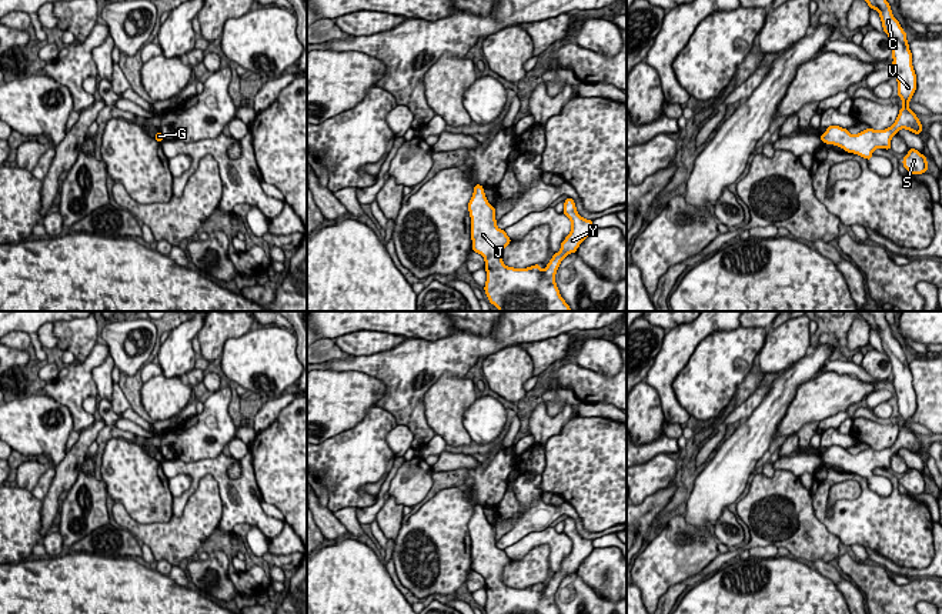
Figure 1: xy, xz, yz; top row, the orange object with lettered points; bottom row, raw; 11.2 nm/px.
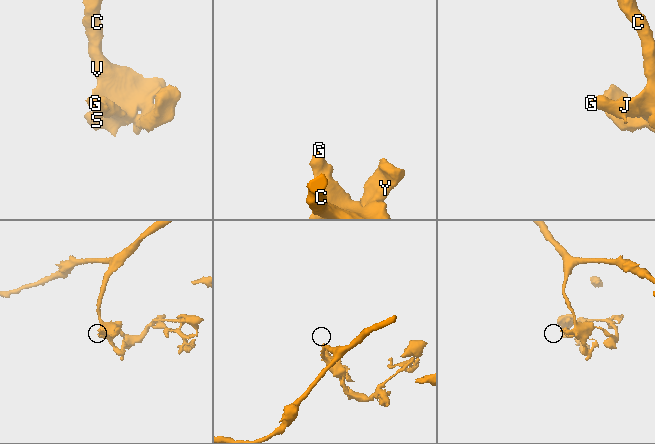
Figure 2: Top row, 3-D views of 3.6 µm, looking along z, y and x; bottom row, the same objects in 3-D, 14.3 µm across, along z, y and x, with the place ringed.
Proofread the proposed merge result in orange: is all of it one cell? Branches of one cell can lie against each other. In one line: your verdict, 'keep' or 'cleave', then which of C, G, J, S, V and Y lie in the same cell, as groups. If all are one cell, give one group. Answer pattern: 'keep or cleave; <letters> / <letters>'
keep; C G J S V Y

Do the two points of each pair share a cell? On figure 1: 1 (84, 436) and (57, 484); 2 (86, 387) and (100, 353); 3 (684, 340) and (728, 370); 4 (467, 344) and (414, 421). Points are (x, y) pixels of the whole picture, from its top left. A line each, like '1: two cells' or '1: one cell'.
1: one cell
2: one cell
3: two cells
4: one cell

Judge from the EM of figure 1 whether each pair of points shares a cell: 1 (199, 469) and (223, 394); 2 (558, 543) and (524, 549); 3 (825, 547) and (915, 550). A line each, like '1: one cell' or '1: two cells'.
1: two cells
2: one cell
3: two cells

